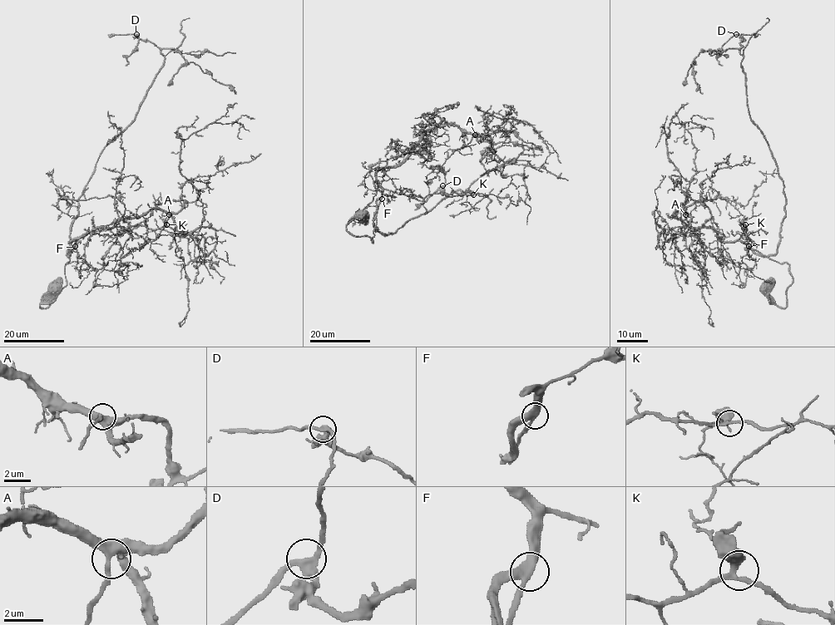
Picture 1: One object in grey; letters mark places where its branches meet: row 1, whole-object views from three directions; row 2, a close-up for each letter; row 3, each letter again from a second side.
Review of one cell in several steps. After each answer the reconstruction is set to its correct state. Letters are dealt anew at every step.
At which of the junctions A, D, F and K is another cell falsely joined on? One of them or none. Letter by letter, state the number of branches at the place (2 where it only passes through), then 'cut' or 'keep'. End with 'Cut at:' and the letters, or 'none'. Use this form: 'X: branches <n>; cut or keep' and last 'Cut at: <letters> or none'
A: branches 3; keep
D: branches 3; keep
F: branches 3; keep
K: branches 3; keep
Cut at: none

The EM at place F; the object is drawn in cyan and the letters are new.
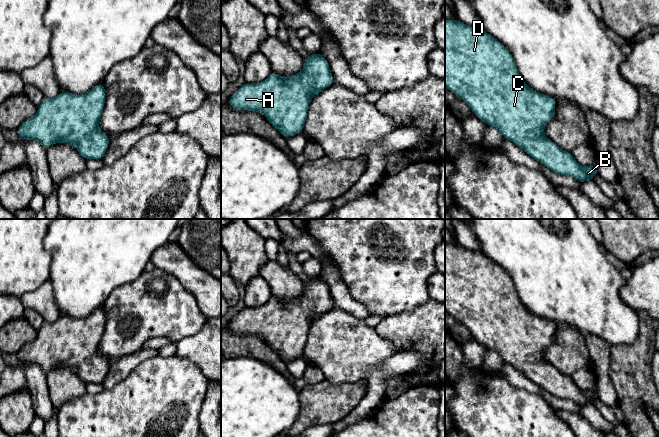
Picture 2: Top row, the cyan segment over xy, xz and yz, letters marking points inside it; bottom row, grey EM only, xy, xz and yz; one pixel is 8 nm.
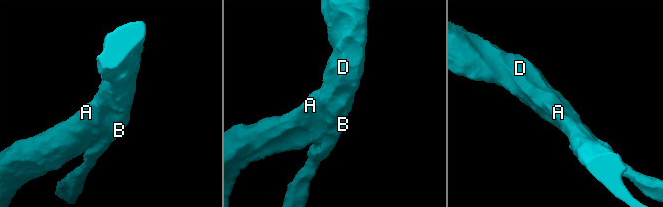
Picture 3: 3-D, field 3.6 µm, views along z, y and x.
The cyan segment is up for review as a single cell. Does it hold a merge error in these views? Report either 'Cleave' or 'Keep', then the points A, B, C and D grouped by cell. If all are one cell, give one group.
Keep. Groups: A B C D

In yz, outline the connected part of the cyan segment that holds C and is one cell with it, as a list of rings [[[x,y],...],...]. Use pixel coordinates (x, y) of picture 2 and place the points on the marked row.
[[[454,19],[445,20],[445,88],[452,91],[457,98],[462,99],[477,118],[486,125],[497,128],[504,139],[515,143],[550,171],[559,175],[572,176],[580,184],[587,180],[593,181],[593,177],[599,174],[595,164],[581,166],[571,152],[562,150],[552,140],[545,137],[545,125],[555,118],[556,100],[531,89],[520,76],[511,53],[481,27],[469,26]]]

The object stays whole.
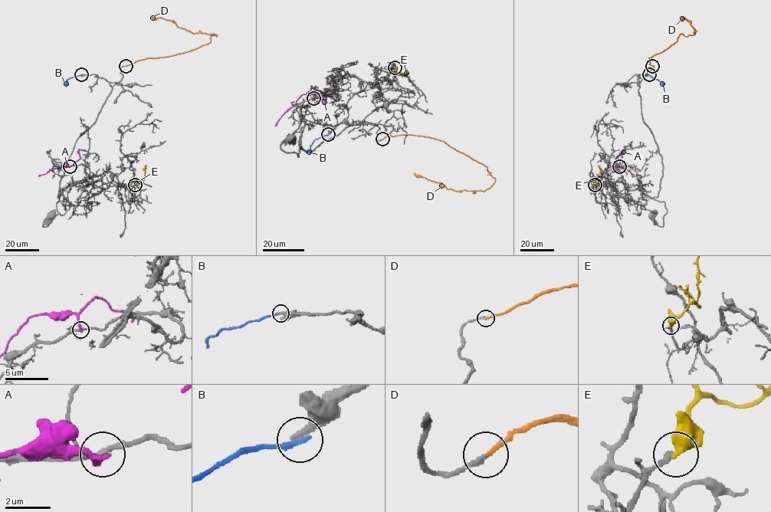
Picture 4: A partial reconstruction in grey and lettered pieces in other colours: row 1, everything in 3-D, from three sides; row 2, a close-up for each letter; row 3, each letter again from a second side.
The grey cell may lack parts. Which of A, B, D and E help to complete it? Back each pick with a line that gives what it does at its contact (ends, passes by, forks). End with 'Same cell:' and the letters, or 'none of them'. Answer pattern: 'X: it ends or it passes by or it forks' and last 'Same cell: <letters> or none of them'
D: it ends
E: it ends
Same cell: D, E

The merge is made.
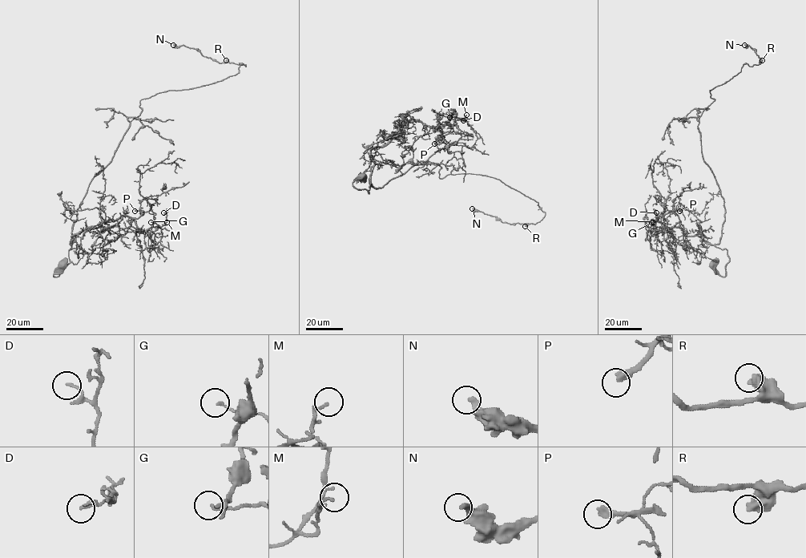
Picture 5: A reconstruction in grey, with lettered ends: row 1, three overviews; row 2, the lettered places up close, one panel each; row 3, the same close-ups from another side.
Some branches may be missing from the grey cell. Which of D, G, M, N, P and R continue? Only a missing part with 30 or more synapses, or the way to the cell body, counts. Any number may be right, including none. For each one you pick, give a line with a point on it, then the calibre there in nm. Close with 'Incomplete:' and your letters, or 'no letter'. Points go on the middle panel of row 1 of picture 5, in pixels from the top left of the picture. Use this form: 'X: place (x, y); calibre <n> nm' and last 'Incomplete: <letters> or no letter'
P: place (434, 143); calibre 380 nm
Incomplete: P

